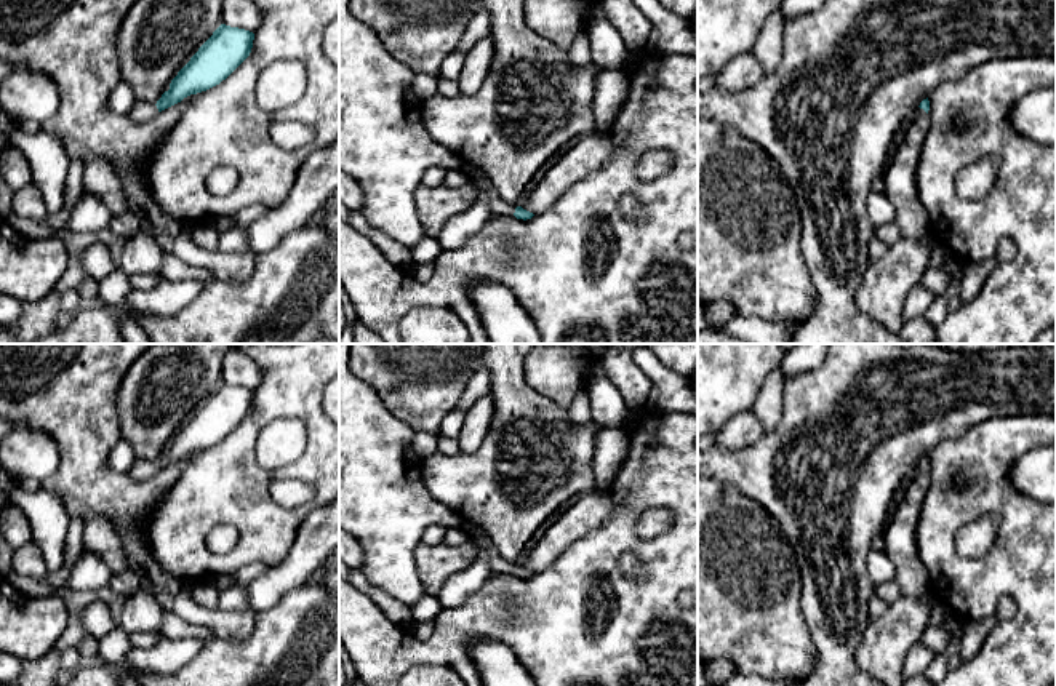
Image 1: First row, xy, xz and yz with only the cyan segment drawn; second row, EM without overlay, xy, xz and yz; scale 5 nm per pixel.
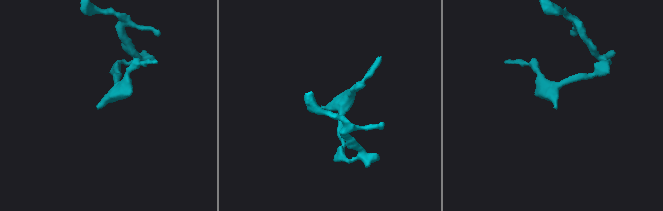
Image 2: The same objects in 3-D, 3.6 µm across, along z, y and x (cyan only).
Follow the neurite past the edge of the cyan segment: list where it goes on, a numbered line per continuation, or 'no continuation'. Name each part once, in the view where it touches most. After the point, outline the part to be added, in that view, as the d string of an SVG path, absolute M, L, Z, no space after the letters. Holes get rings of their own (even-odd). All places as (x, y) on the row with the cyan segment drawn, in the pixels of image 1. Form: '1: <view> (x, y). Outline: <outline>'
1: xz (498, 207). Outline: M464 163L462 170L469 174L470 181L477 181L488 193L493 216L514 216L517 206L504 203L490 177L477 166Z

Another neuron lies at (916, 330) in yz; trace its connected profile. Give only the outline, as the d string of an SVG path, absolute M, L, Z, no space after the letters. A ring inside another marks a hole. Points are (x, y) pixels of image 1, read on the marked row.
M925 317L906 320L899 333L907 344L938 344L936 328Z

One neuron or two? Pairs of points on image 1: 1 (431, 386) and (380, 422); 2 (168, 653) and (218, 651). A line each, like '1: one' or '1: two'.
1: two
2: two

